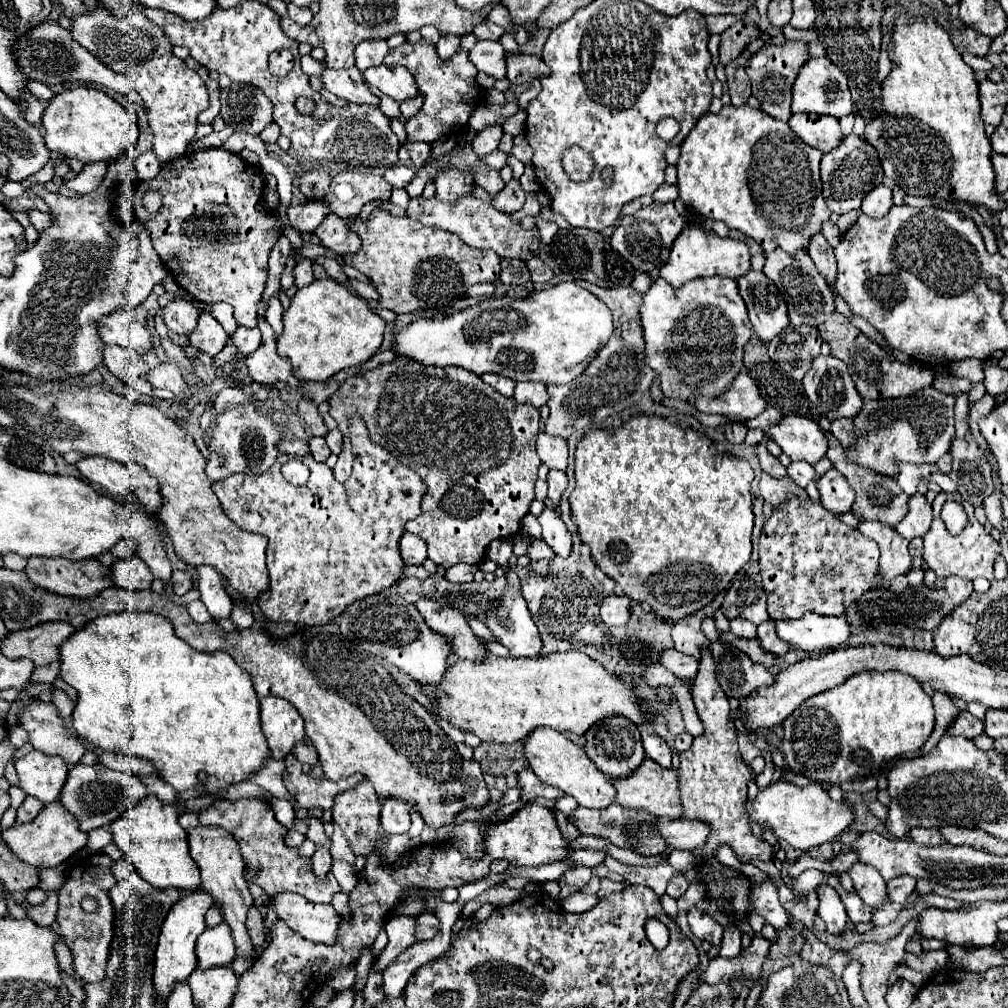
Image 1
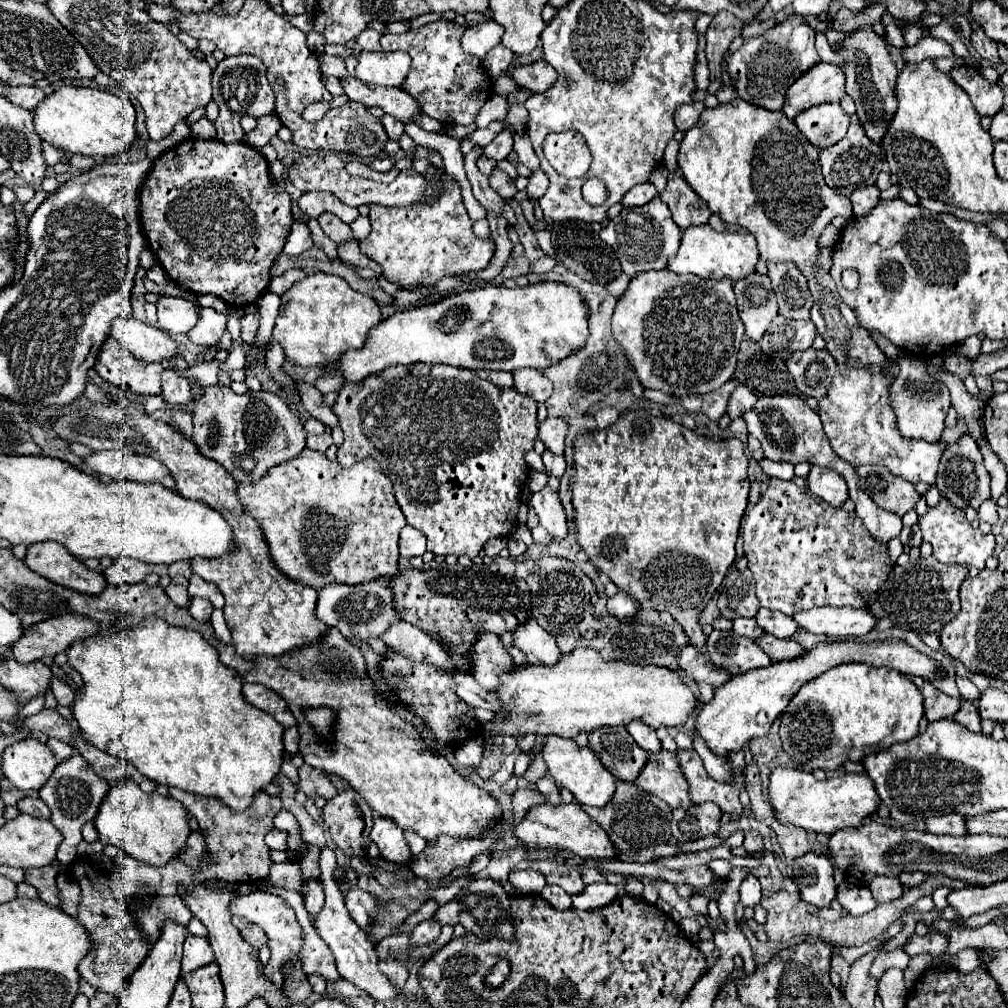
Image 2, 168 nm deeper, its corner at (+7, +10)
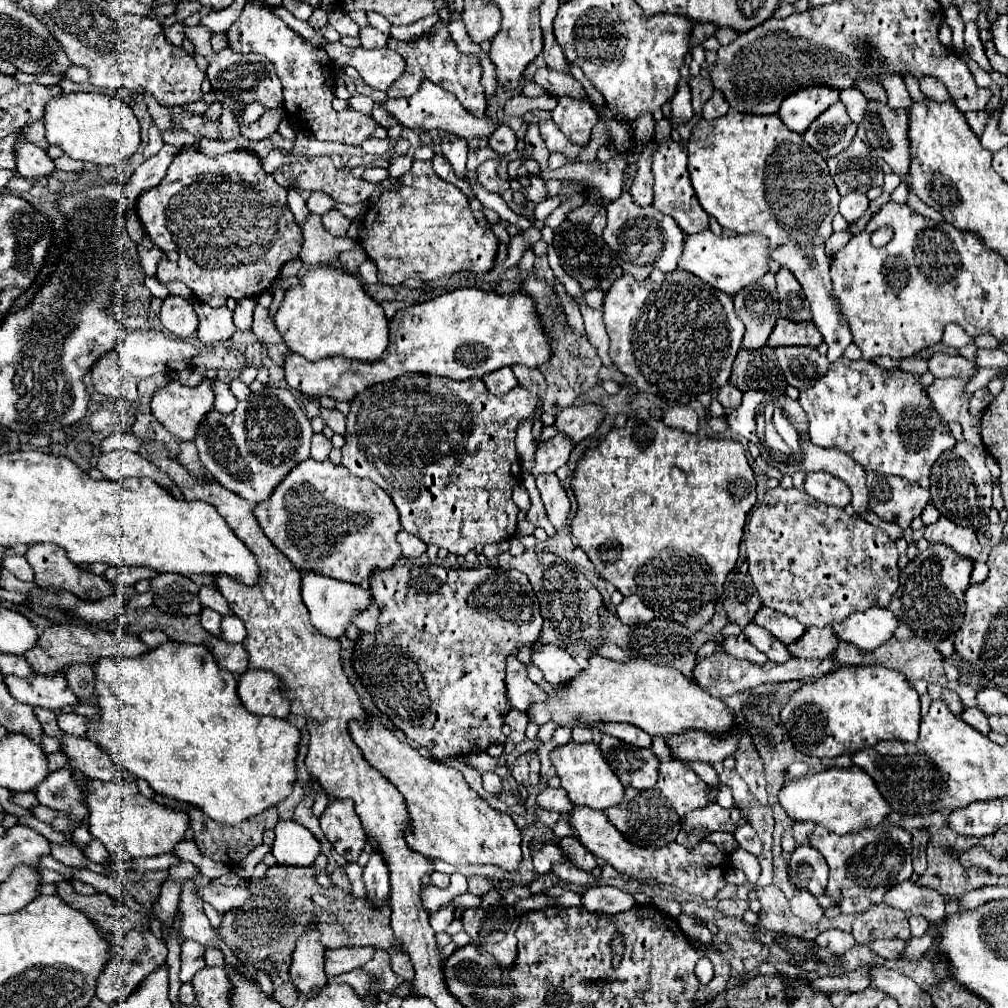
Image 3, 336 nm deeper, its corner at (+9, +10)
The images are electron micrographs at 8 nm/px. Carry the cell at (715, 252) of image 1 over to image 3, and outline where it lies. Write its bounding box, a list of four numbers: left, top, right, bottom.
[678,229,770,295]

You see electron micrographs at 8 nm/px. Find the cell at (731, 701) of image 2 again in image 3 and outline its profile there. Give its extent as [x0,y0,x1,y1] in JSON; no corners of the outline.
[666,729,742,763]

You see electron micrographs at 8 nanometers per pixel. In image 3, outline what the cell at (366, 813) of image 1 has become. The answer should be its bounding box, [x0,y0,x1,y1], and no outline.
[320,799,366,861]

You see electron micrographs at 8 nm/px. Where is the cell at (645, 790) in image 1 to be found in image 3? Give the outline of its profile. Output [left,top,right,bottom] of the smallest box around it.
[658,759,710,817]

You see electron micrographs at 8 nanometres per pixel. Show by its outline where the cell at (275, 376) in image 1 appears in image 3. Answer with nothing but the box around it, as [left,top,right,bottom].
[320,409,346,435]

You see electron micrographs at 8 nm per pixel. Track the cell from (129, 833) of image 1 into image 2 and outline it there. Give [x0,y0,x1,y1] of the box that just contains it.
[94,779,190,867]

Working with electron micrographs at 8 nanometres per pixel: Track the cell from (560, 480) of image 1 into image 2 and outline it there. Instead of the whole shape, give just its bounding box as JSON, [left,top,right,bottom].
[542,451,566,477]

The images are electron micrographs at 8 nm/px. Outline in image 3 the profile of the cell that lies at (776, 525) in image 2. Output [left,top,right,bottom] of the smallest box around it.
[744,487,900,627]

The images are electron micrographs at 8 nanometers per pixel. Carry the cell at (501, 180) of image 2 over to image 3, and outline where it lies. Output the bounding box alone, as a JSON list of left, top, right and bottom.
[476,159,510,193]

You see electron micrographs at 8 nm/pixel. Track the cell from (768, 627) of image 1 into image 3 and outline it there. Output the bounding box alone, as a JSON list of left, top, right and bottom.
[754,607,806,645]

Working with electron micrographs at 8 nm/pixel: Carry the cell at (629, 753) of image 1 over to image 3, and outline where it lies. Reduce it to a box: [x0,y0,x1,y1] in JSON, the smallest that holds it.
[600,735,660,791]

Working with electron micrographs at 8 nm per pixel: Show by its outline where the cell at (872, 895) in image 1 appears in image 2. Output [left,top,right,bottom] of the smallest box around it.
[868,875,902,903]

